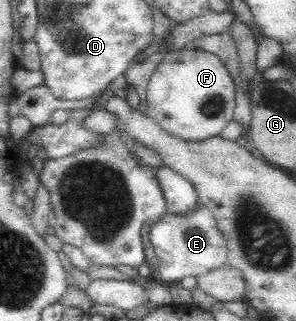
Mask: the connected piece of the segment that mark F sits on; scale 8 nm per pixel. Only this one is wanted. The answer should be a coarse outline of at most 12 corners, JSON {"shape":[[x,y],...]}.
{"shape":[[167,53],[149,117],[187,141],[234,121],[235,83],[215,53]]}

